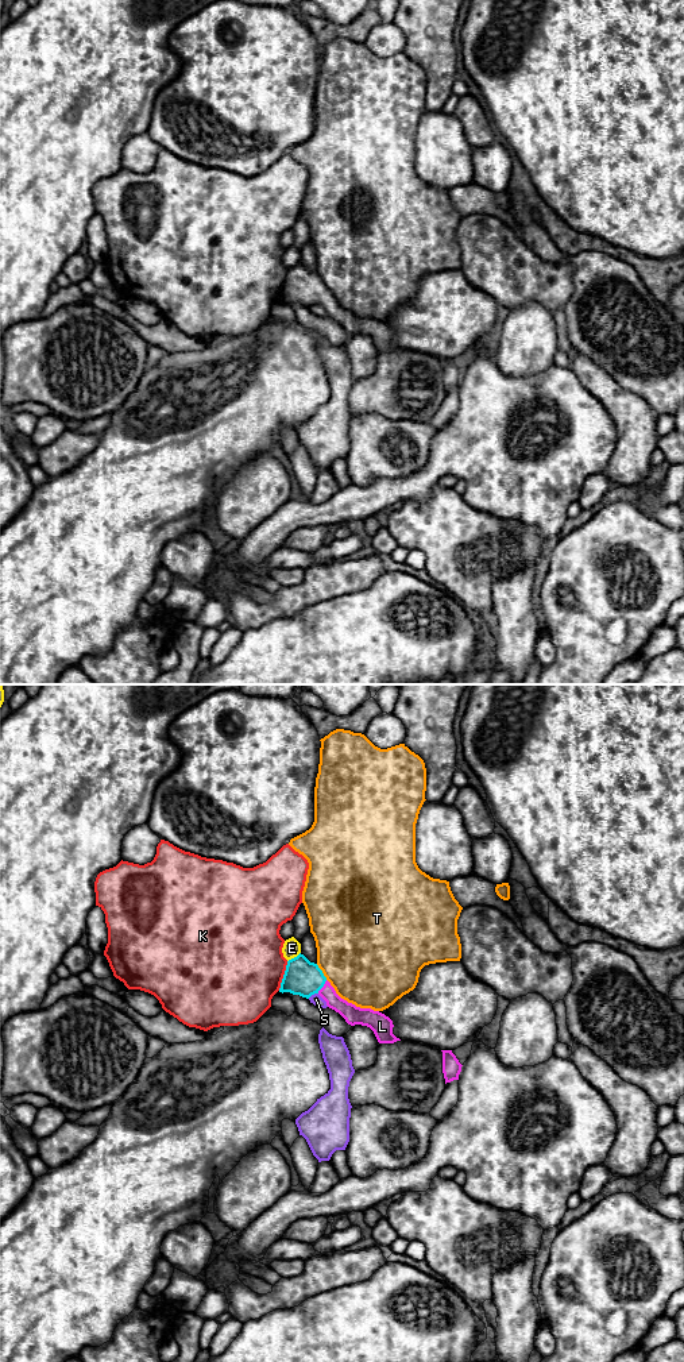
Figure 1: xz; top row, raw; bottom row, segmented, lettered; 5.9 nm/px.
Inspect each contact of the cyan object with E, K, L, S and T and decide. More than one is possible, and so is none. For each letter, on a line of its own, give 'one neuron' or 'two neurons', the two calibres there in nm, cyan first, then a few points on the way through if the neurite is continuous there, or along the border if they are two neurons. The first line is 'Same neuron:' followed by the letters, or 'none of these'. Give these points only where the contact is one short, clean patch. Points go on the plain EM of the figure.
Same neuron: L
E: two neurons; 220 nm thick on the cyan side, 110 nm on the other
K: two neurons; 220 nm thick on the cyan side, 500 nm on the other
L: one neuron; 220 nm thick on the cyan side, 110 nm on the other; runs through xz (302, 286), (323, 294), (352, 323)
S: two neurons; 220 nm thick on the cyan side, 70 nm on the other
T: two neurons; 220 nm thick on the cyan side, 480 nm on the other

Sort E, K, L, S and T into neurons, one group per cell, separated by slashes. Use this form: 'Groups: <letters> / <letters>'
Groups: E / K / L / S / T

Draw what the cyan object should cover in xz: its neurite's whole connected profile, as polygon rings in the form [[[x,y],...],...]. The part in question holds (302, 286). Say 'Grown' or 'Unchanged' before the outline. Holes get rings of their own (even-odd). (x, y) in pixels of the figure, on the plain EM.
Grown. [[[304,263],[287,270],[279,301],[290,301],[309,308],[318,302],[326,315],[339,321],[348,333],[370,336],[379,352],[401,350],[393,343],[393,329],[379,320],[360,317],[341,308],[324,285],[317,273],[310,271]]]

